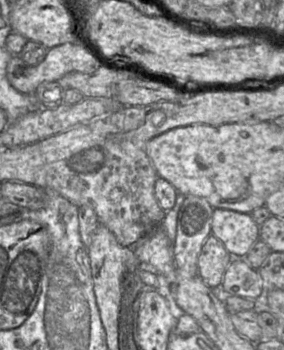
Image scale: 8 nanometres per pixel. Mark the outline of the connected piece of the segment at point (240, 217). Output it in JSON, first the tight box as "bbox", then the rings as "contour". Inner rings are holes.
{"bbox":[211,209,260,259],"contour":[[[214,209],[211,233],[218,238],[233,257],[245,259],[252,245],[259,239],[260,227],[248,213]]]}

